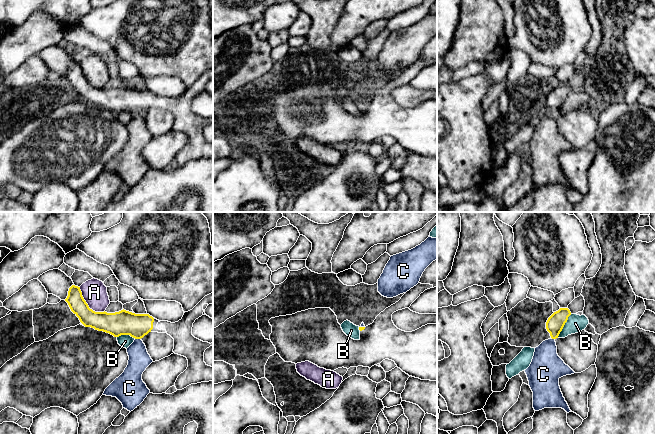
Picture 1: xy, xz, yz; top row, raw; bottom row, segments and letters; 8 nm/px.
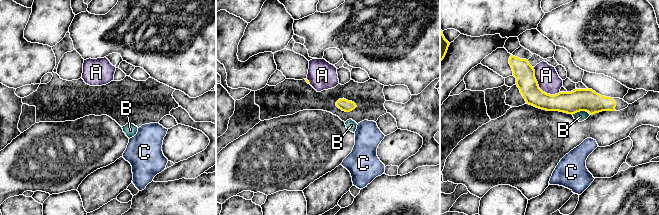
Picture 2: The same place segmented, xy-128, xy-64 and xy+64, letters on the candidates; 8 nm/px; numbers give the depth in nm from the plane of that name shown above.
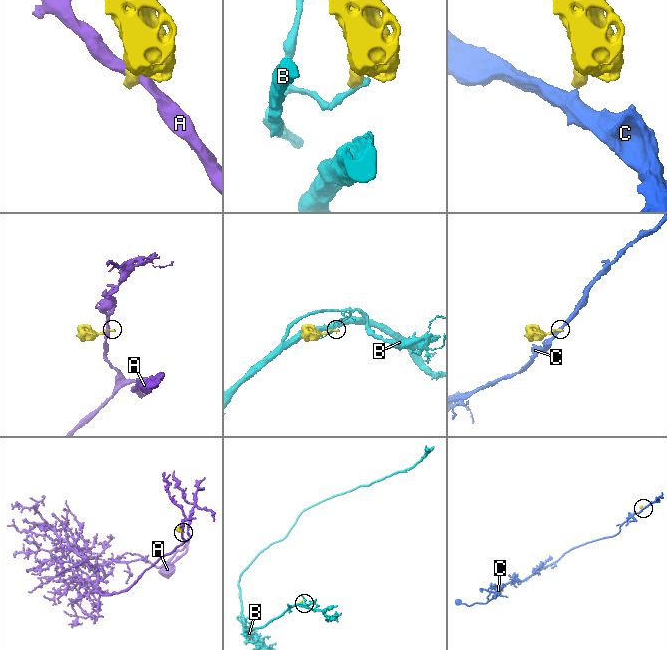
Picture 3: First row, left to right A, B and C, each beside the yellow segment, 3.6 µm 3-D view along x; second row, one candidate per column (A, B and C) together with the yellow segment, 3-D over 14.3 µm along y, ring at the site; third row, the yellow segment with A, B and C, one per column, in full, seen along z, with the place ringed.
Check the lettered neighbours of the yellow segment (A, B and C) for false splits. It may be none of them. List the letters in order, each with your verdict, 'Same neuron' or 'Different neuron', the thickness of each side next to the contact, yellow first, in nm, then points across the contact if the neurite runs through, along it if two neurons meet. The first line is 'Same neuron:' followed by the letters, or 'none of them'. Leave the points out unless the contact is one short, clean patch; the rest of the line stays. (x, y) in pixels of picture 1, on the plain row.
Same neuron: none of them
A: Different neuron. Thickness 170 nm (yellow) against 200 nm. Boundary: xy (79, 63), (83, 75), (90, 84), (95, 87), (104, 87)
B: Different neuron. Thickness 140 nm (yellow) against 140 nm. Boundary: yz (571, 90), (557, 113)
C: Different neuron. Thickness 190 nm (yellow) against 170 nm. Boundary: xy (135, 114), (140, 115)

